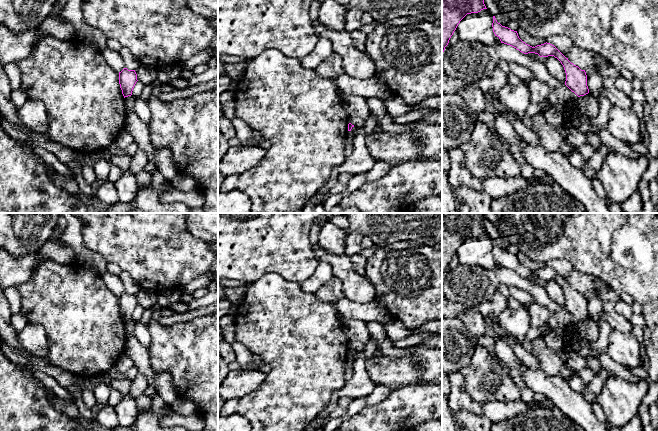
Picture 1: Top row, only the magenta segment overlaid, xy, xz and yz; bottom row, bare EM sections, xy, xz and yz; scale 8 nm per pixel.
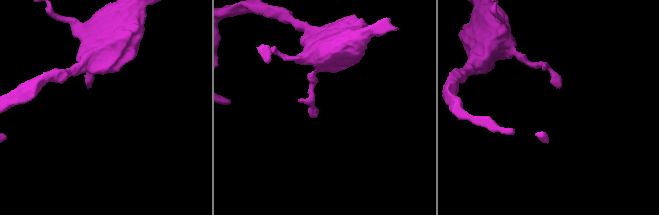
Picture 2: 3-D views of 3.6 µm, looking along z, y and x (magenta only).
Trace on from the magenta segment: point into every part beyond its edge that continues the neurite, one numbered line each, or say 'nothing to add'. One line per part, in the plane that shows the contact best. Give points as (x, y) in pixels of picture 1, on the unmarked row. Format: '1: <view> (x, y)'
nothing to add

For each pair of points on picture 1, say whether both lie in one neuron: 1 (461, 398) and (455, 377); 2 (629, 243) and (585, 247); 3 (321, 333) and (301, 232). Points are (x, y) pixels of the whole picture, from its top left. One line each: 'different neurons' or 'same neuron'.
1: same neuron
2: different neurons
3: different neurons

